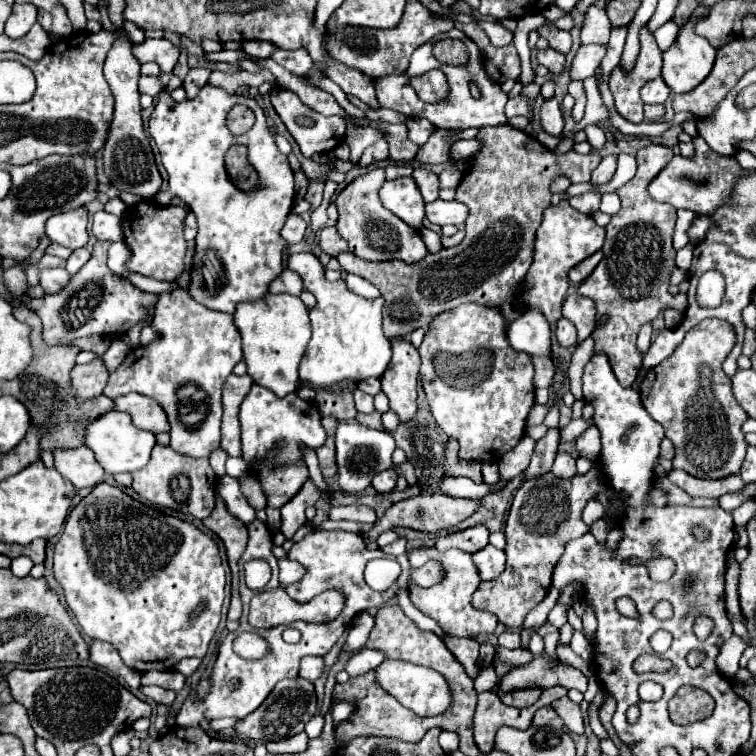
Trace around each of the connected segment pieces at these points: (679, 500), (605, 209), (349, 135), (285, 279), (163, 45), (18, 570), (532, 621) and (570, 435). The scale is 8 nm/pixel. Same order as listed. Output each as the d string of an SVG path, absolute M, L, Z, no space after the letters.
M666 476L658 477L654 488L660 489L666 493L668 505L689 505L693 507L715 507L717 500L713 498L692 498L676 485L672 484Z
M605 193L602 195L601 204L599 210L603 213L613 216L621 207L621 201L619 196L615 193Z
M347 118L345 122L347 122L345 144L349 144L349 148L351 148L351 162L357 164L359 158L361 158L361 154L363 154L363 150L365 150L367 146L371 146L373 142L381 140L383 136L381 136L377 130L373 130L373 128L357 126L351 118Z
M285 268L271 284L269 284L269 292L271 294L281 294L281 292L289 292L293 296L299 296L303 290L303 280L299 280L299 274L291 272L291 268Z
M147 38L141 46L133 46L133 56L145 64L145 62L157 62L163 74L171 74L173 66L177 64L181 48L165 38Z
M19 556L19 558L15 558L15 560L11 562L11 570L13 570L13 574L19 576L19 578L27 576L31 568L33 568L33 562L31 562L27 556Z
M551 588L551 592L547 592L547 596L543 598L543 602L527 614L523 626L525 626L525 628L531 628L531 626L543 626L543 624L547 622L547 614L549 614L551 608L555 606L555 600L557 600L557 592L555 592L555 588Z
M577 418L577 420L571 420L565 428L561 428L561 442L567 442L567 440L575 440L579 434L583 434L589 426L593 426L593 418L591 420L585 420L585 418Z

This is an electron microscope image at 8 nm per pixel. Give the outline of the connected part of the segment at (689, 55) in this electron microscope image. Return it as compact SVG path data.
M699 6L695 12L691 15L691 20L687 22L687 26L679 32L677 40L671 44L671 48L667 52L663 52L663 80L665 84L675 92L675 94L685 94L685 92L691 92L695 86L699 86L711 72L713 68L713 62L715 62L715 48L703 38L703 36L697 36L693 32L694 21L703 18L709 14L709 6Z

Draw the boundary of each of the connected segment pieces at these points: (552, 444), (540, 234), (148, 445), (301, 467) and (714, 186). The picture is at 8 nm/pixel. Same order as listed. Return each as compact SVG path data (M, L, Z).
M547 430L547 434L537 442L533 458L531 458L531 464L521 474L521 478L523 480L531 480L535 476L541 476L541 474L549 472L551 464L555 460L557 448L559 448L559 430Z
M561 200L557 206L547 206L545 214L543 214L543 222L537 230L535 258L525 276L525 280L533 288L521 296L523 304L527 308L539 308L551 324L557 322L561 318L561 304L563 304L567 288L569 288L567 272L575 264L585 260L587 256L601 250L603 238L605 238L605 228L597 226L591 216L585 216L585 214L573 210L567 200Z
M111 410L111 412L105 412L103 416L97 416L95 420L91 420L91 424L87 424L85 446L95 452L97 462L103 466L103 470L107 474L135 472L149 462L151 450L155 446L155 434L133 426L129 414Z
M305 462L287 468L261 468L261 470L255 468L253 472L259 476L263 492L267 494L267 504L271 508L281 508L283 504L287 504L309 480Z
M701 136L693 138L695 144L695 158L683 158L673 156L673 160L651 180L651 186L647 188L651 192L651 198L657 202L667 202L675 208L687 208L695 214L711 214L717 206L721 206L735 184L735 180L743 174L749 174L751 170L743 170L735 158L719 156L717 152L711 152L707 142Z

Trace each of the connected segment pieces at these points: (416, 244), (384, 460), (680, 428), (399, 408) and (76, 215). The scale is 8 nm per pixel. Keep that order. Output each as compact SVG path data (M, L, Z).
M373 168L367 174L357 176L339 192L339 196L335 198L335 206L339 210L337 230L349 242L349 250L363 260L407 260L409 264L419 262L427 254L427 248L415 228L405 224L401 218L397 218L381 204L379 188L383 182L385 168Z
M339 422L337 426L337 466L339 466L339 486L345 492L361 492L371 484L371 478L377 472L389 470L393 466L393 450L395 440L389 432L373 430L361 426L359 422Z
M703 320L695 328L691 328L685 336L685 340L677 346L677 350L663 360L659 366L651 368L641 384L641 400L645 410L649 412L655 422L663 424L665 436L675 446L675 458L673 468L685 470L687 474L703 480L721 480L733 474L739 474L739 468L743 464L743 456L747 452L747 442L741 432L741 424L749 418L745 410L737 404L733 392L731 392L731 380L723 372L721 364L725 356L731 352L735 344L735 330L725 320Z
M391 340L393 358L381 378L383 392L389 398L391 410L401 422L411 420L417 412L417 378L419 378L419 352L405 340Z
M77 208L77 210L71 210L71 212L61 212L61 214L55 214L47 220L45 224L47 228L47 236L61 244L61 246L67 246L71 250L77 250L77 248L83 248L89 240L89 234L87 234L87 208Z

